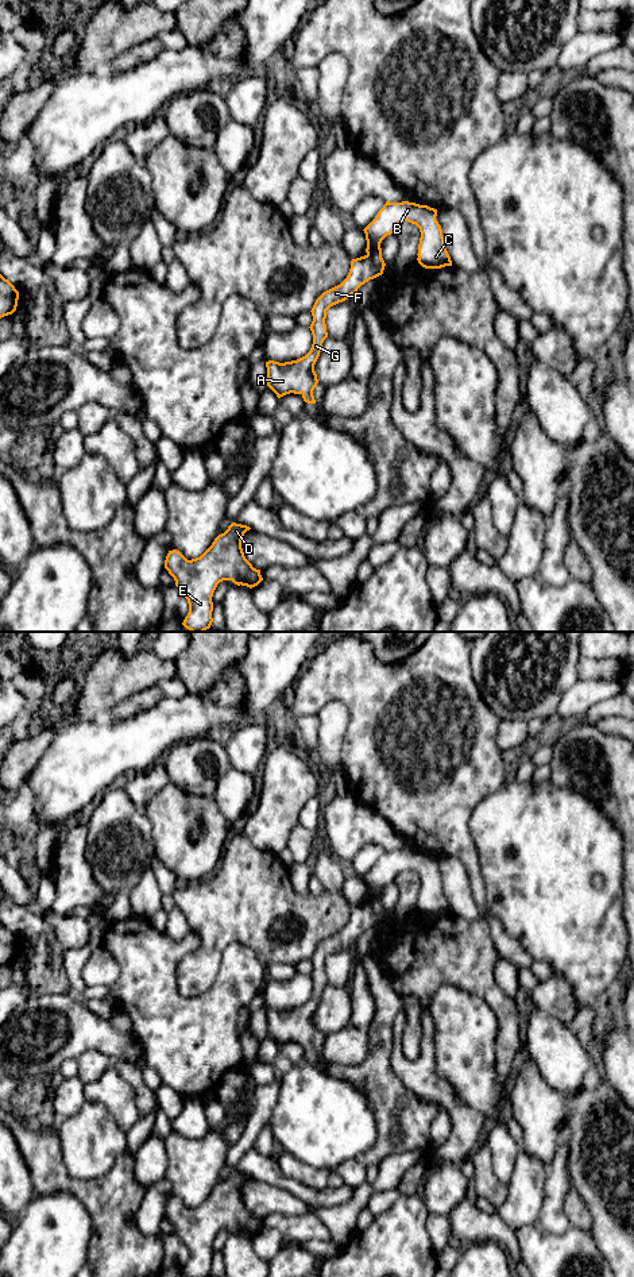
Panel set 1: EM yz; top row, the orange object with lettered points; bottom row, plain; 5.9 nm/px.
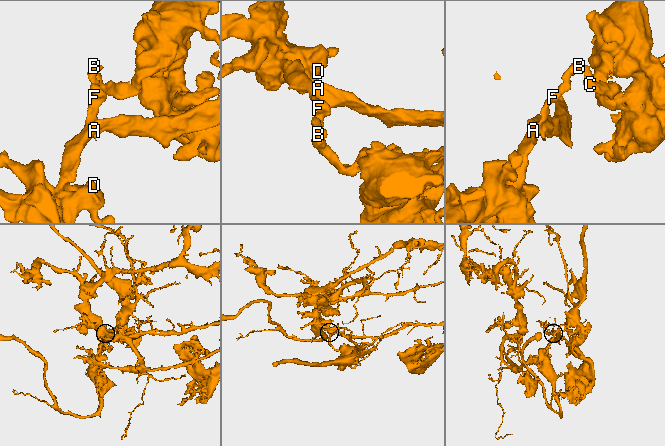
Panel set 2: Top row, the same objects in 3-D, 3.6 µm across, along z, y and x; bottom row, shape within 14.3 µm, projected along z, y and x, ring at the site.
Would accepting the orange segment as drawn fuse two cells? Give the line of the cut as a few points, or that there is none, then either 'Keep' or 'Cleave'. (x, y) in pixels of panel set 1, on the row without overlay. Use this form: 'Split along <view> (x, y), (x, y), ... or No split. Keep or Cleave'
Split along yz (379, 892), (367, 903). Cleave

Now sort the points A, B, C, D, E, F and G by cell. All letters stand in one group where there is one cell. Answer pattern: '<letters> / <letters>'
A D E F G / B C

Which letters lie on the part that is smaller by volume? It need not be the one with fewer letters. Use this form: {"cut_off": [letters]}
{"cut_off": ["B", "C"]}

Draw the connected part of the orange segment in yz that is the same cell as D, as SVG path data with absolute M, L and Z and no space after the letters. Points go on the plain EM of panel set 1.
M232 1170L200 1205L192 1208L177 1197L169 1199L165 1216L189 1251L189 1261L182 1270L186 1277L210 1276L212 1245L220 1230L232 1228L252 1237L263 1228L260 1218L252 1215L241 1196L241 1187L250 1177Z

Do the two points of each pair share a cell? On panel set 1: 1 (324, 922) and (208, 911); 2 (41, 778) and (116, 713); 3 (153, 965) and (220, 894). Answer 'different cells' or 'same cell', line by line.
1: same cell
2: different cells
3: different cells

